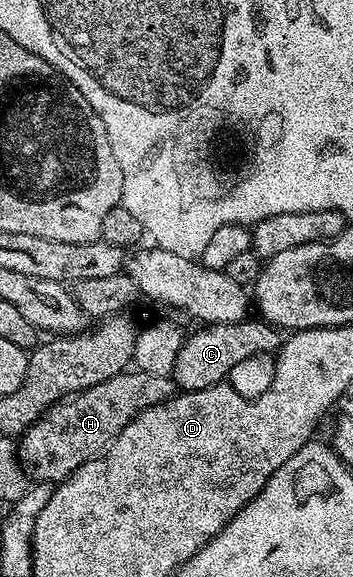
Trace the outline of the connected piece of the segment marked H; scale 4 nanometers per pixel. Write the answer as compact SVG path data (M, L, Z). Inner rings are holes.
M131 369L72 394L48 408L20 436L17 443L19 461L32 480L61 482L77 467L99 456L137 414L174 396L176 389L170 376L149 375Z

